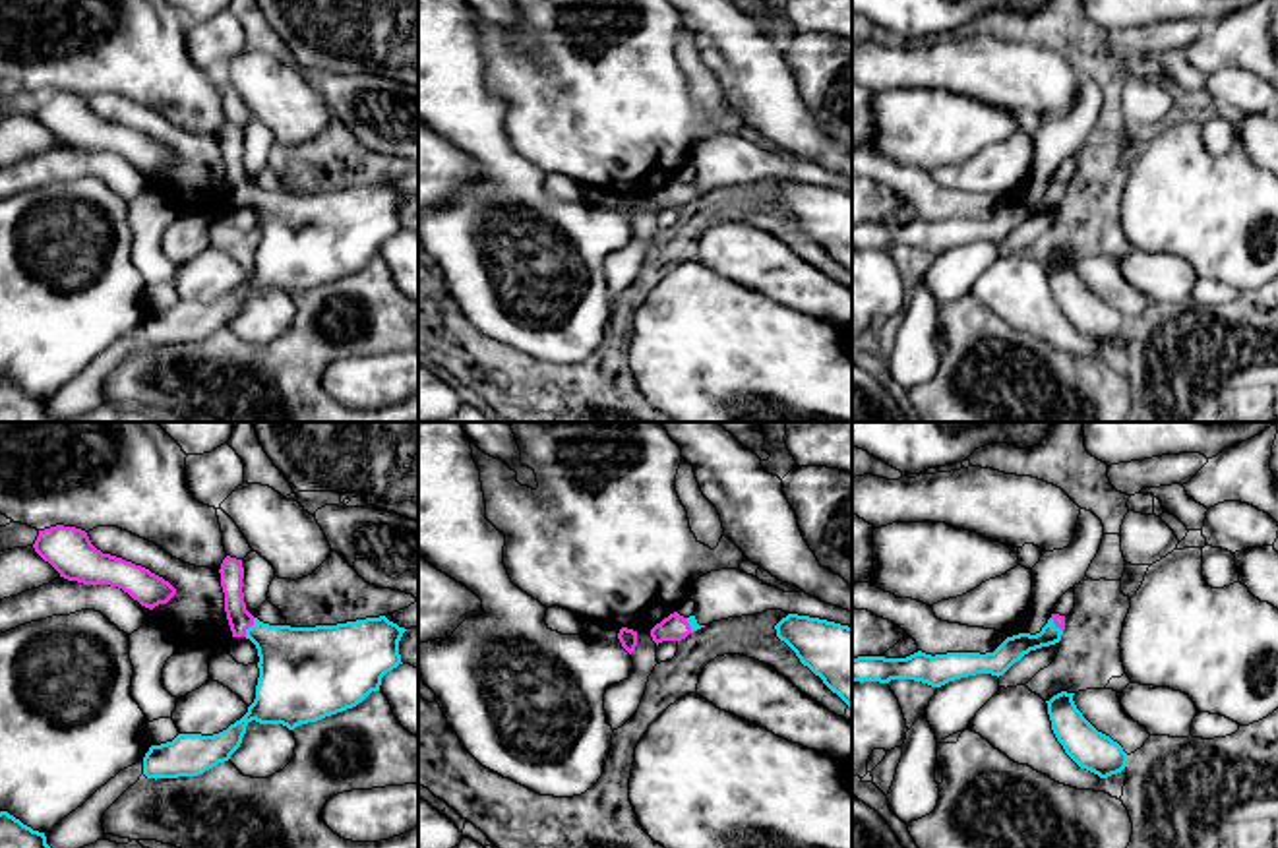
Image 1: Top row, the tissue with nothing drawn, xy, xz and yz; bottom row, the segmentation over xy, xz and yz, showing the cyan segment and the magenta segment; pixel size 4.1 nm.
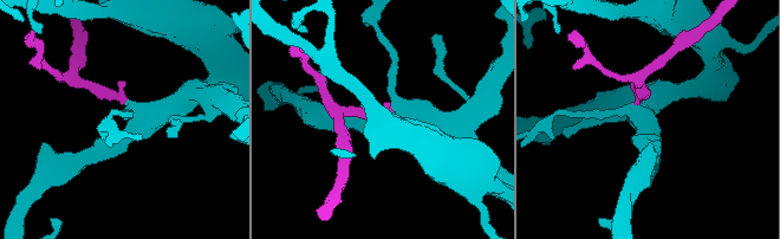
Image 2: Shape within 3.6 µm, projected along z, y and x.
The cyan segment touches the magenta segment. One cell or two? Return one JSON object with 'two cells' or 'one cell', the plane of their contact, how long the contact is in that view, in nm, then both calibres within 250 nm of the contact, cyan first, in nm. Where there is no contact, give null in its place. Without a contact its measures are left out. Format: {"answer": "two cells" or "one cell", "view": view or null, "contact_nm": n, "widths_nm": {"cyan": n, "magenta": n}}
{"answer": "one cell", "view": "xy", "contact_nm": 90, "widths_nm": {"cyan": 300, "magenta": 100}}

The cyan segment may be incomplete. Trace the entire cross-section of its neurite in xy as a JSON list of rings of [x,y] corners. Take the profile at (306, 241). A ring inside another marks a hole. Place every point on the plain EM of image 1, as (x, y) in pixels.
[[[227,122],[219,139],[232,203],[246,203],[258,215],[259,244],[256,265],[240,287],[219,300],[178,300],[172,308],[151,312],[143,323],[143,341],[147,345],[198,343],[228,327],[240,314],[246,292],[252,287],[259,290],[283,290],[294,296],[300,290],[318,288],[352,275],[372,257],[380,257],[381,244],[403,230],[399,207],[407,196],[389,188],[385,182],[316,194],[269,192],[246,176],[242,126]]]

